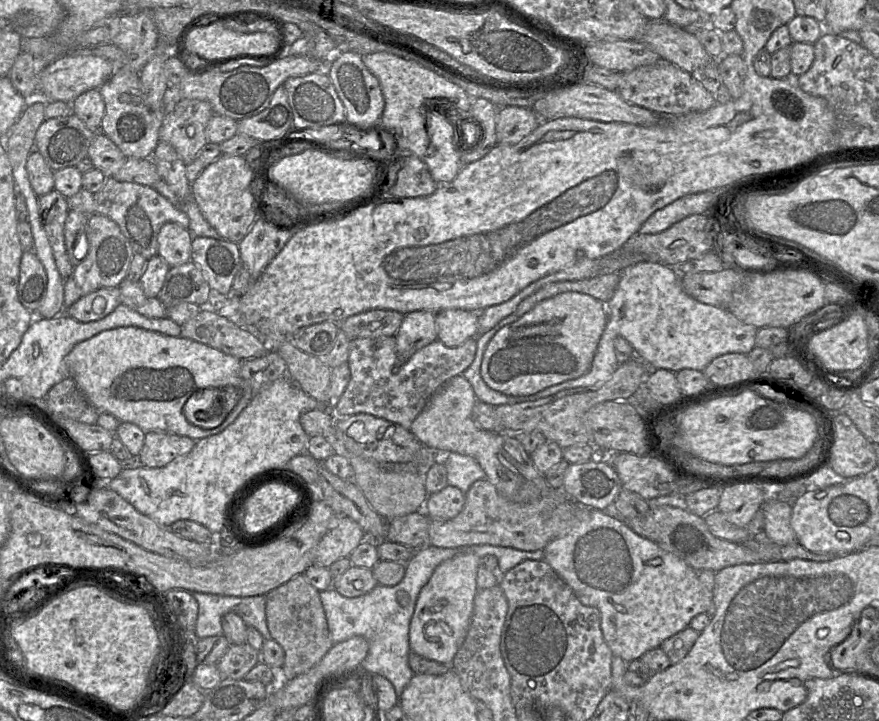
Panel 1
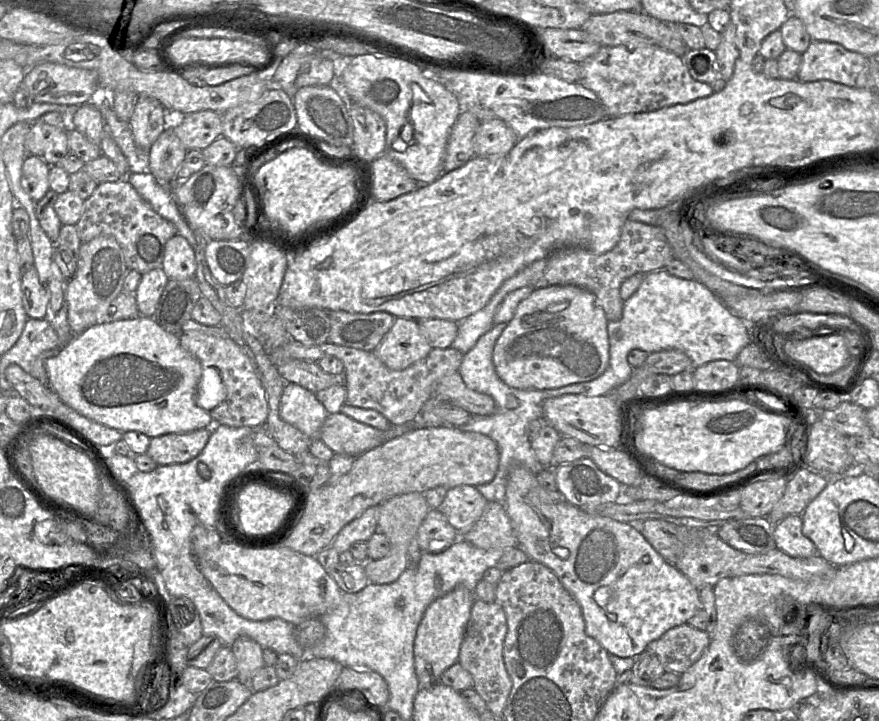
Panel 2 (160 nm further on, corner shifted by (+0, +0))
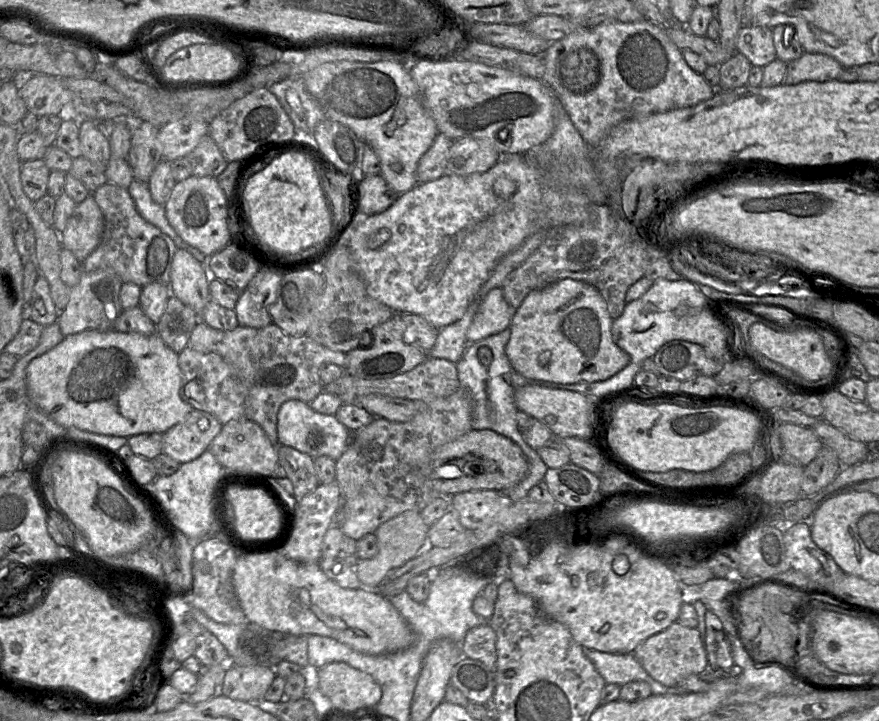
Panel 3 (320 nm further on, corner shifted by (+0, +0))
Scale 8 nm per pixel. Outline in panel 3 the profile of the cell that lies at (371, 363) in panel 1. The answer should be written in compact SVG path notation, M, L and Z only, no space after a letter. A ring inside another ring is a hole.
M199 320L187 347L201 353L214 353L224 359L246 388L244 417L258 424L275 445L280 445L277 432L280 406L289 400L310 404L323 392L319 370L324 364L335 364L344 370L347 367L346 353L331 350L306 335L288 335L274 323L263 328L239 325L231 331L220 331Z

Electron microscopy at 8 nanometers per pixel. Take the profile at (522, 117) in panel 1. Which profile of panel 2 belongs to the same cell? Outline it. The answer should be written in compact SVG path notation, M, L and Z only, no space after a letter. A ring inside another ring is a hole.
M482 121L474 136L475 156L502 156L517 143L518 137L504 121Z

